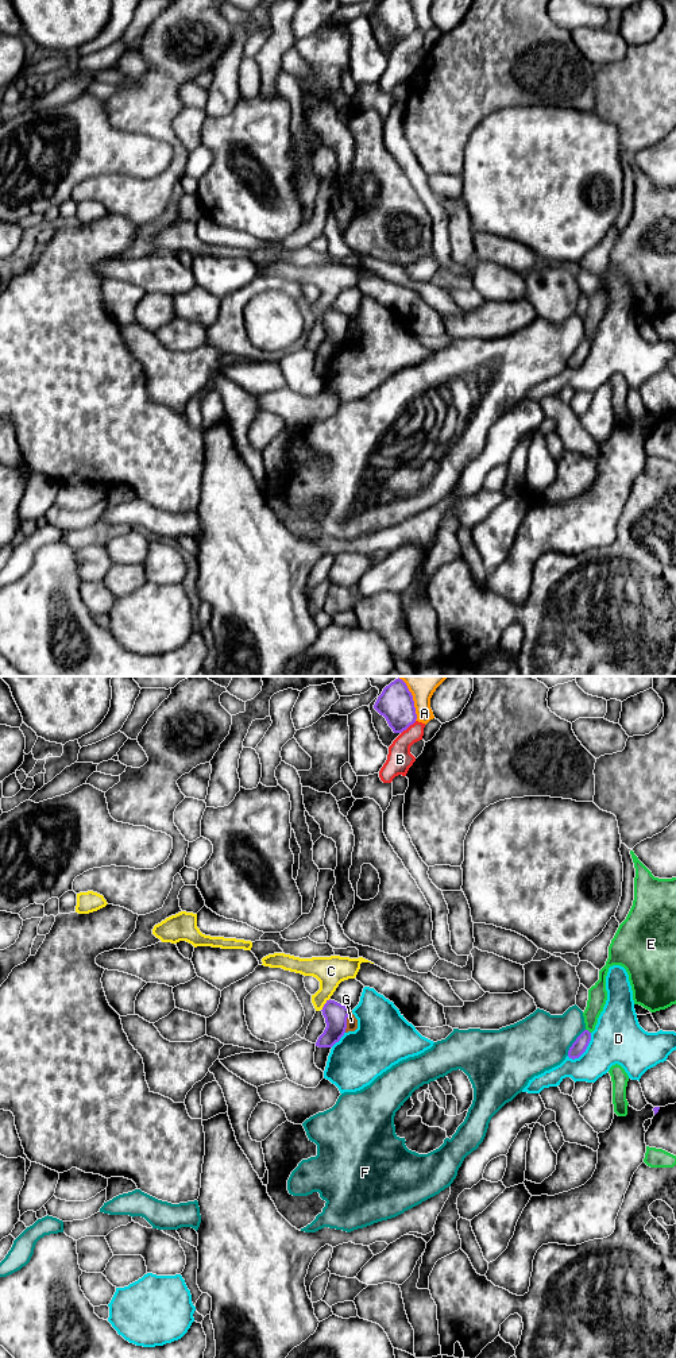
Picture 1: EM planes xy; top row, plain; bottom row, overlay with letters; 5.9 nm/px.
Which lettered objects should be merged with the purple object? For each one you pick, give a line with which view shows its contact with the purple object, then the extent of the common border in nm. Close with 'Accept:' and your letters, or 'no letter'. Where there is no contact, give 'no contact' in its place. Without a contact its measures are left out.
Accept: no letter

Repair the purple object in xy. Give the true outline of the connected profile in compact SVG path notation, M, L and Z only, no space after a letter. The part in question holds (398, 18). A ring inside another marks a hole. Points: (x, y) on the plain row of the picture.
M382 0L374 18L386 27L394 42L402 42L417 28L410 0Z

